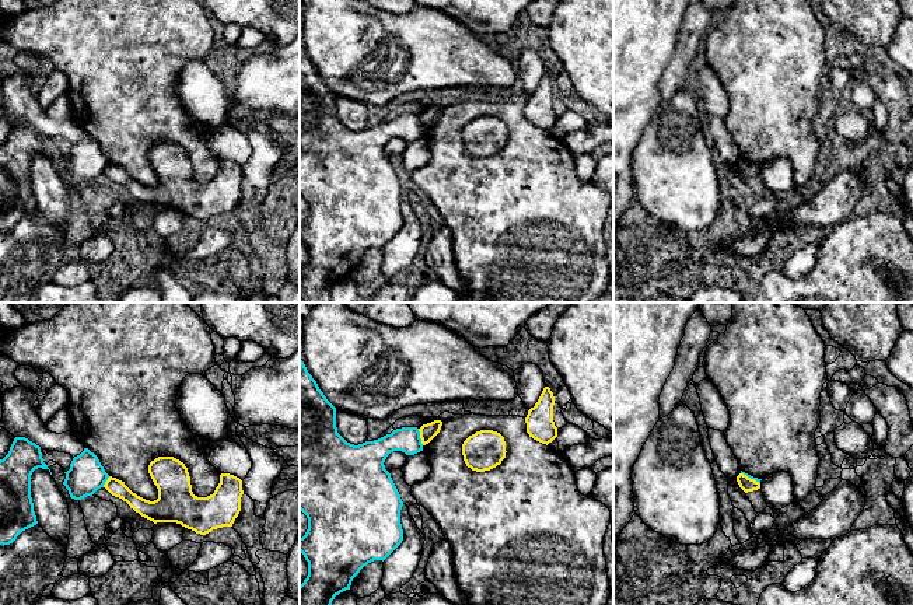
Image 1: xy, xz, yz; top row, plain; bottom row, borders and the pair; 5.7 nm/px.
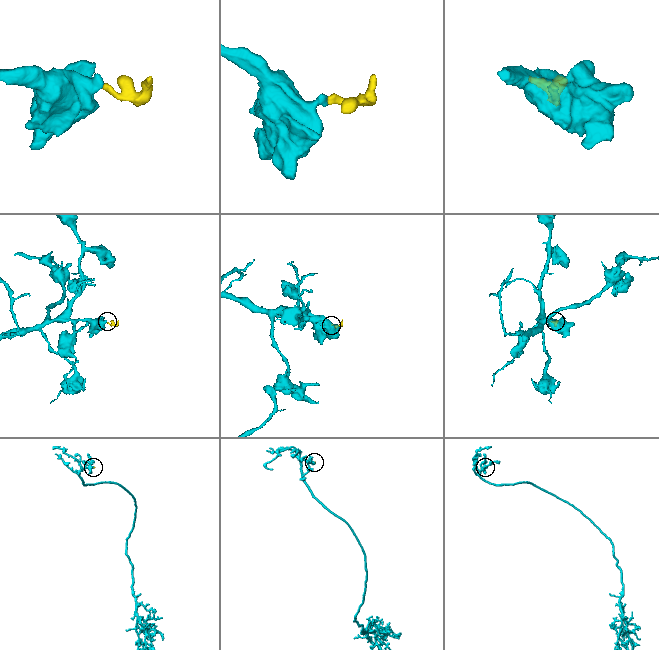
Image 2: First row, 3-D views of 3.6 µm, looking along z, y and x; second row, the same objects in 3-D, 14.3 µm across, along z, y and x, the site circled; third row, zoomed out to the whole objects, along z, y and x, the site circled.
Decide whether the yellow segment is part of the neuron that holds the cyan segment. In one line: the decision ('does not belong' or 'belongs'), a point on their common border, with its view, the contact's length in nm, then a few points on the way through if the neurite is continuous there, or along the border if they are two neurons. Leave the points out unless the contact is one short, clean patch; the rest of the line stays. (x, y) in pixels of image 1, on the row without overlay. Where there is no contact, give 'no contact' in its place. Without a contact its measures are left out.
does not belong | xz (419, 123) | 100 nm | along xz (417, 115), (423, 130)

